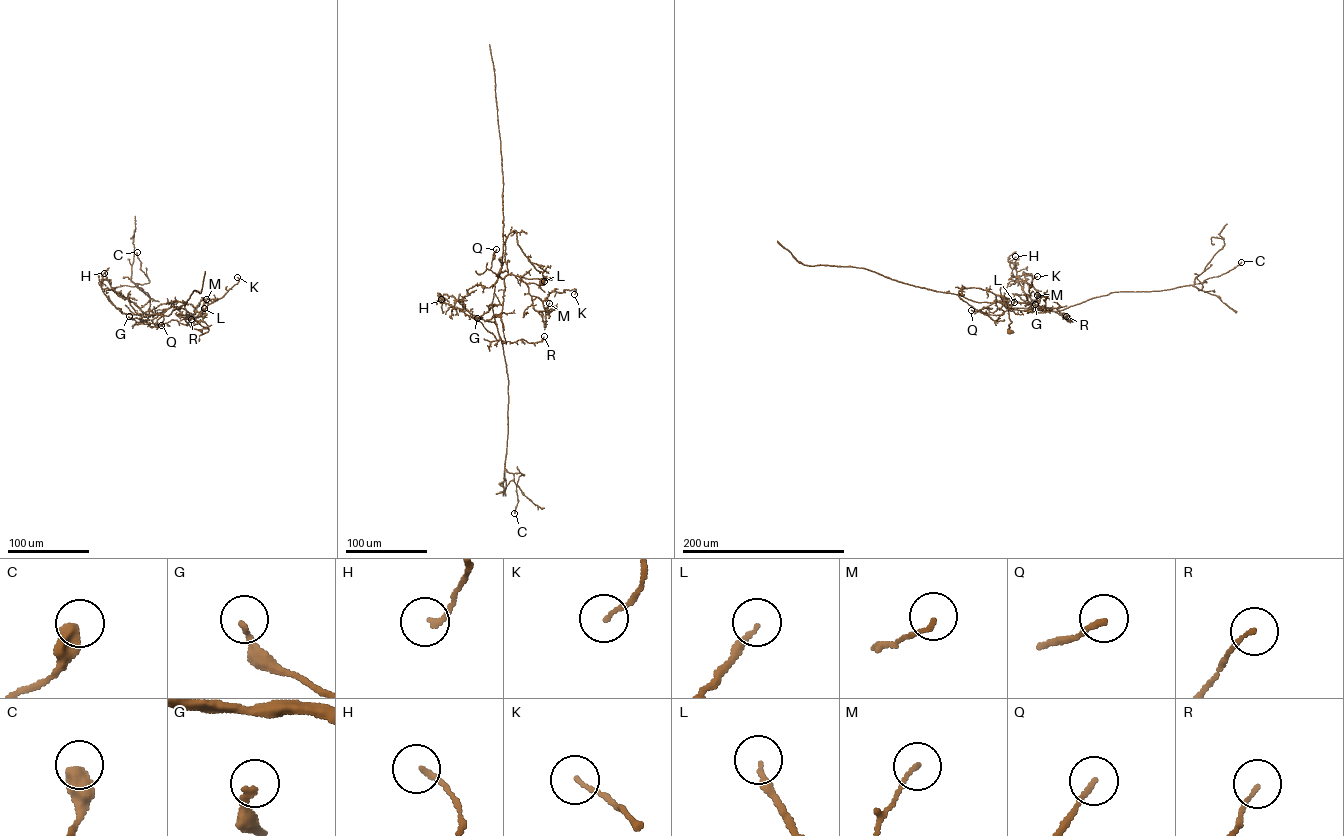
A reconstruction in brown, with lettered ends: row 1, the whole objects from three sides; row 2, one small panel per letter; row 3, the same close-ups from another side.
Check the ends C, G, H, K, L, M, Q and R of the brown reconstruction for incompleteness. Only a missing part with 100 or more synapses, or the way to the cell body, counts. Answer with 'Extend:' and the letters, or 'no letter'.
Extend: no letter

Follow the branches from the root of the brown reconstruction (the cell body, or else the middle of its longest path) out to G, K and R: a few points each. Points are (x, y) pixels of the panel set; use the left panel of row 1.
G: (197, 339), (208, 328), (179, 307), (166, 309), (152, 321), (145, 319), (143, 322), (129, 316)
K: (197, 339), (208, 328), (198, 323), (185, 309), (175, 306), (185, 318), (196, 317), (236, 284), (237, 277)
R: (197, 339), (208, 328), (179, 307), (145, 319), (186, 324), (191, 319)

